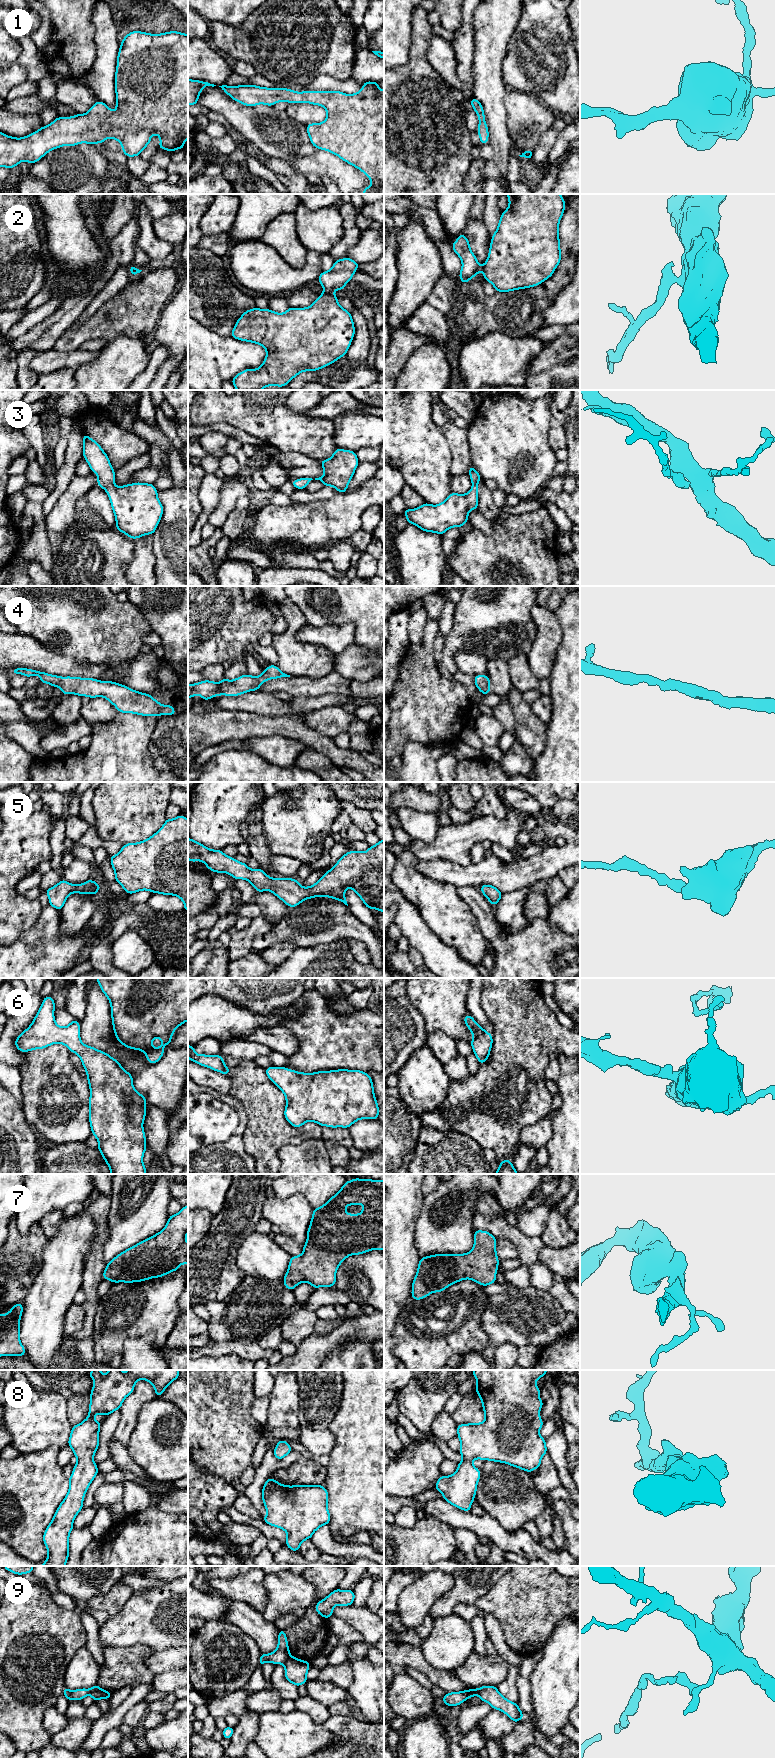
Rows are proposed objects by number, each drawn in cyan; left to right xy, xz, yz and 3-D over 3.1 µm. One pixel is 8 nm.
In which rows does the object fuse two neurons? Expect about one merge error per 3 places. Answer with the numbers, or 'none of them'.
2, 9

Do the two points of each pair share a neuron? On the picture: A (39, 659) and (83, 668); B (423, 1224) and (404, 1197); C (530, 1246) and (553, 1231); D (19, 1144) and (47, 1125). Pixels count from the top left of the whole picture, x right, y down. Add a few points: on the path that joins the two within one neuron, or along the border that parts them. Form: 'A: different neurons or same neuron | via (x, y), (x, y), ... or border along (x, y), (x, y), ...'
A: same neuron | via (50, 662), (72, 668)
B: different neurons | border along (425, 1196), (416, 1222), (414, 1240)
C: different neurons | border along (541, 1237), (544, 1244)
D: different neurons | border along (24, 1112), (27, 1122), (38, 1134)

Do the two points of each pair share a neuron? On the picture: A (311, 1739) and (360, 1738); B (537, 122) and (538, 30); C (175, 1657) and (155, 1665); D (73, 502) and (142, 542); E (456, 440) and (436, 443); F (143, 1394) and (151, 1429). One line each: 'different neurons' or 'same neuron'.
A: different neurons
B: different neurons
C: same neuron
D: different neurons
E: different neurons
F: different neurons

